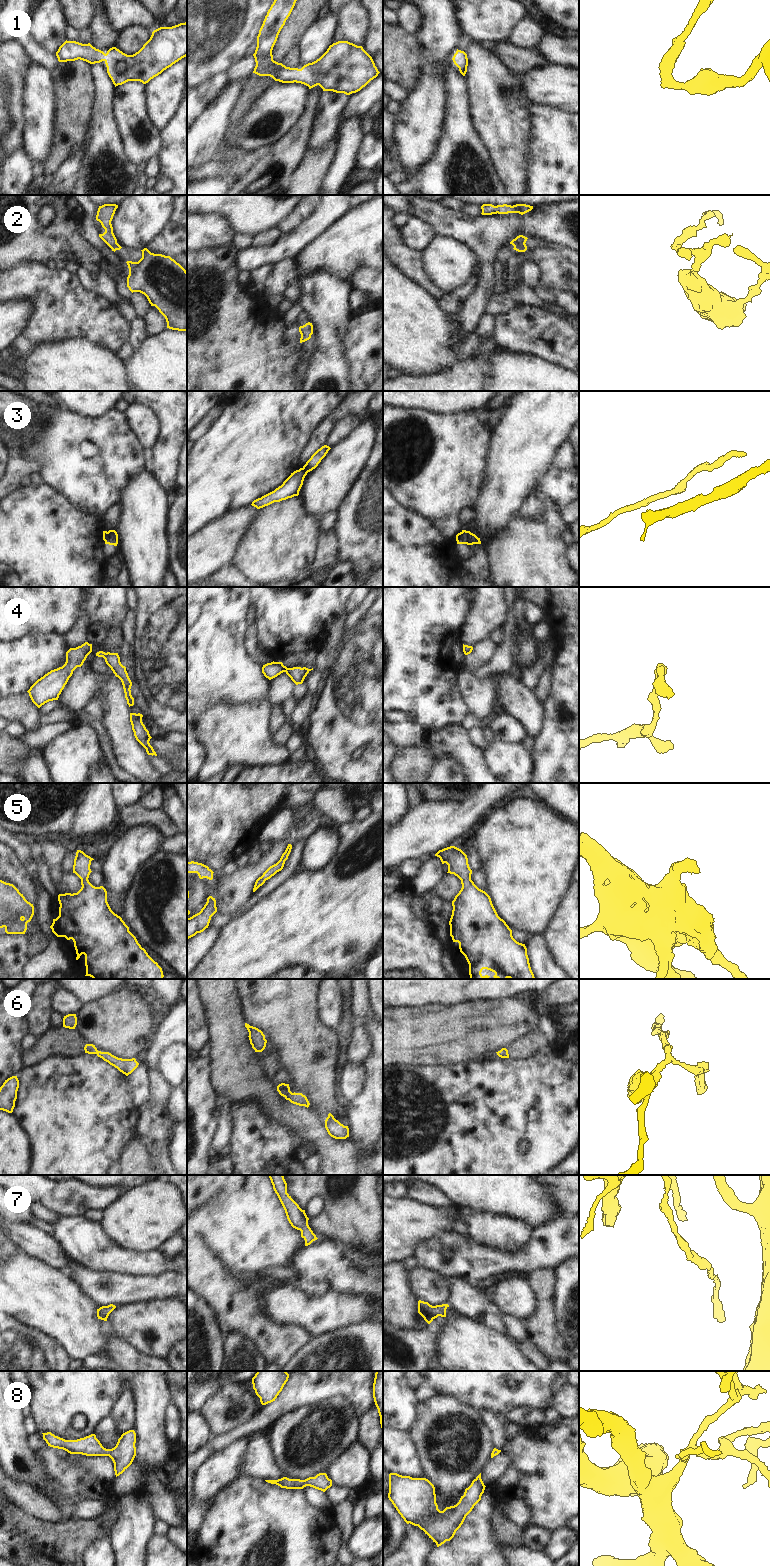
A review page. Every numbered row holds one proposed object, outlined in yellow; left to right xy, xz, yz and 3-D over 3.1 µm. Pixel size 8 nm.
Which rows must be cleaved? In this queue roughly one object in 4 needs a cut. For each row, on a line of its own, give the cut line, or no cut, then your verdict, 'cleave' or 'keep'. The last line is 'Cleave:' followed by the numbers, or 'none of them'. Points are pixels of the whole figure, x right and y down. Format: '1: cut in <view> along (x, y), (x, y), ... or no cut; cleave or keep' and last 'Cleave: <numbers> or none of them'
1: no cut; keep
2: no cut; keep
3: cut in yz along (460, 532), (465, 543); cleave
4: no cut; keep
5: no cut; keep
6: no cut; keep
7: no cut; keep
8: no cut; keep
Cleave: 3

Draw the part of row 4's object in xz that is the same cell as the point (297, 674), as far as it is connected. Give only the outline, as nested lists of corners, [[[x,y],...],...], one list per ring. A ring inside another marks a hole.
[[[274,661],[271,663],[267,663],[262,667],[262,673],[269,680],[285,672],[296,685],[302,684],[305,677],[311,670],[313,670],[313,668],[312,669],[308,669],[306,667],[287,668],[286,666],[283,665],[282,662]]]

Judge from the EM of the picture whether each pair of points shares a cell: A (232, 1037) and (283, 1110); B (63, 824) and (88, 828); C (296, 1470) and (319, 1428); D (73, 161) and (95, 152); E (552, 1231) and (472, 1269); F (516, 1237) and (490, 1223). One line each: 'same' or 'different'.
A: same
B: different
C: same
D: different
E: same
F: same

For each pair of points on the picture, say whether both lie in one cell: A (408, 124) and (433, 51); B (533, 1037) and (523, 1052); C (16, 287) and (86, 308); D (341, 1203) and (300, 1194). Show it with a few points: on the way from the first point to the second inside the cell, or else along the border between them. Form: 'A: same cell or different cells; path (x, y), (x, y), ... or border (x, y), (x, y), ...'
A: same cell; path (425, 106), (429, 98), (431, 69)
B: same cell; path (533, 1041), (526, 1048)
C: same cell; path (33, 287), (44, 287), (69, 308)
D: same cell; path (331, 1198), (324, 1191), (310, 1191)

